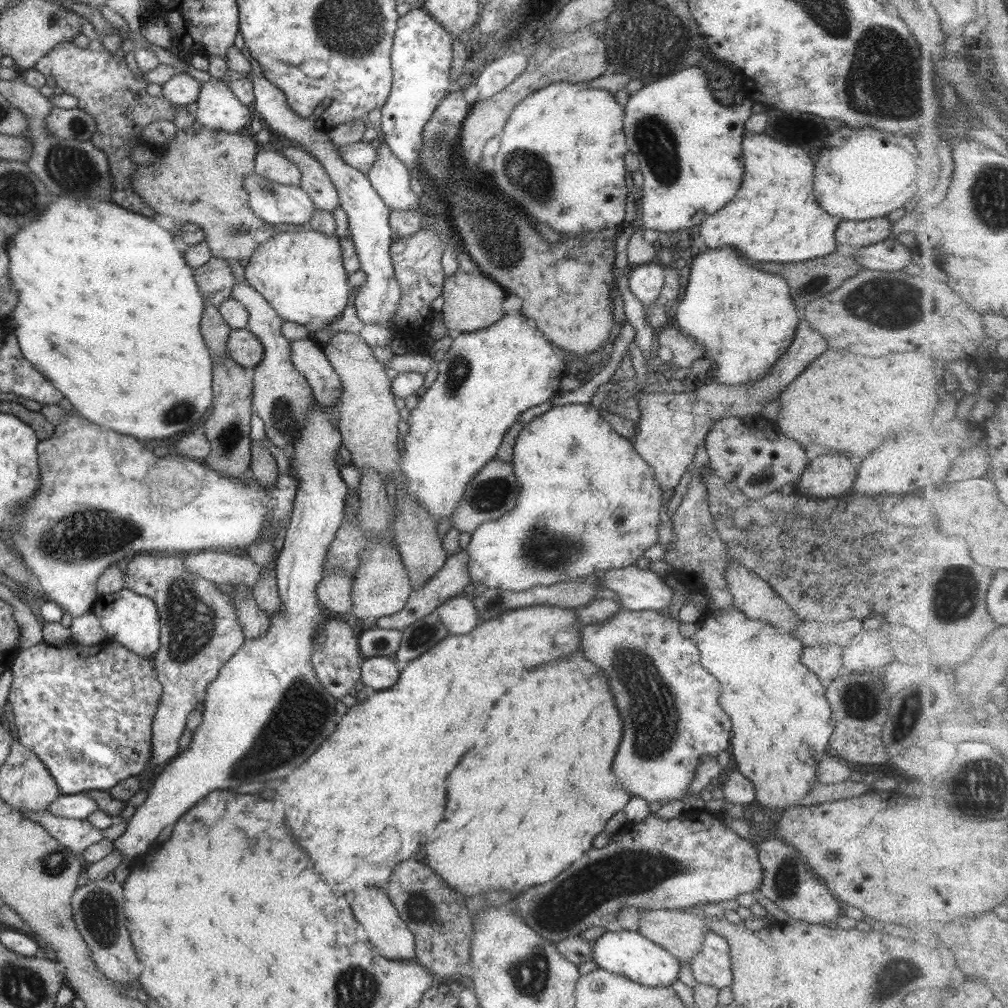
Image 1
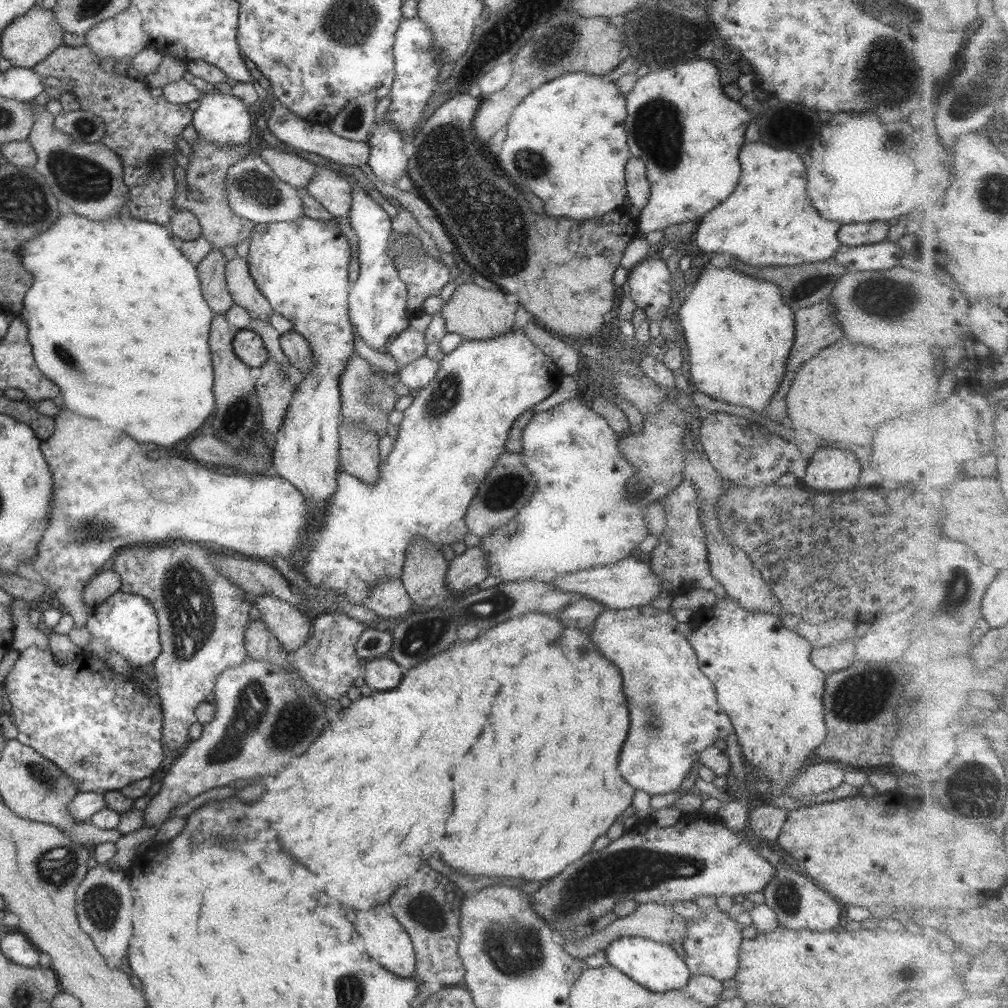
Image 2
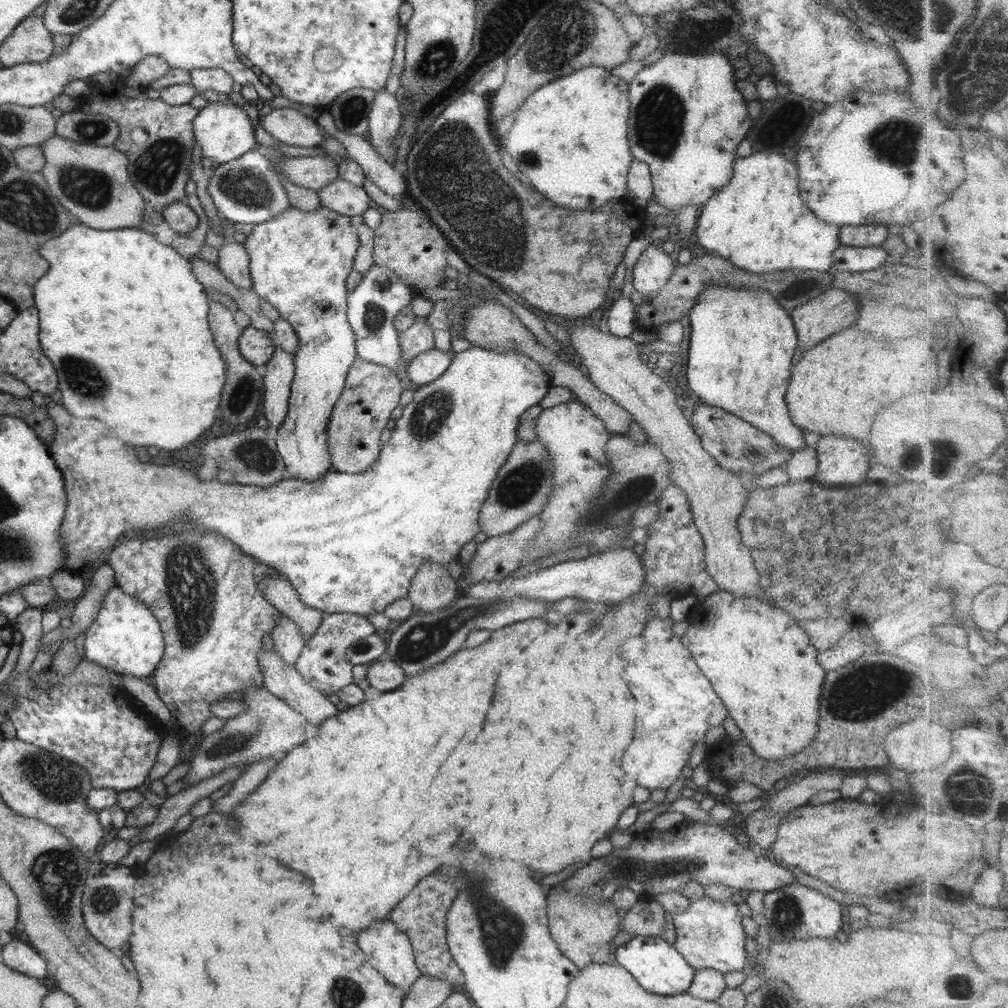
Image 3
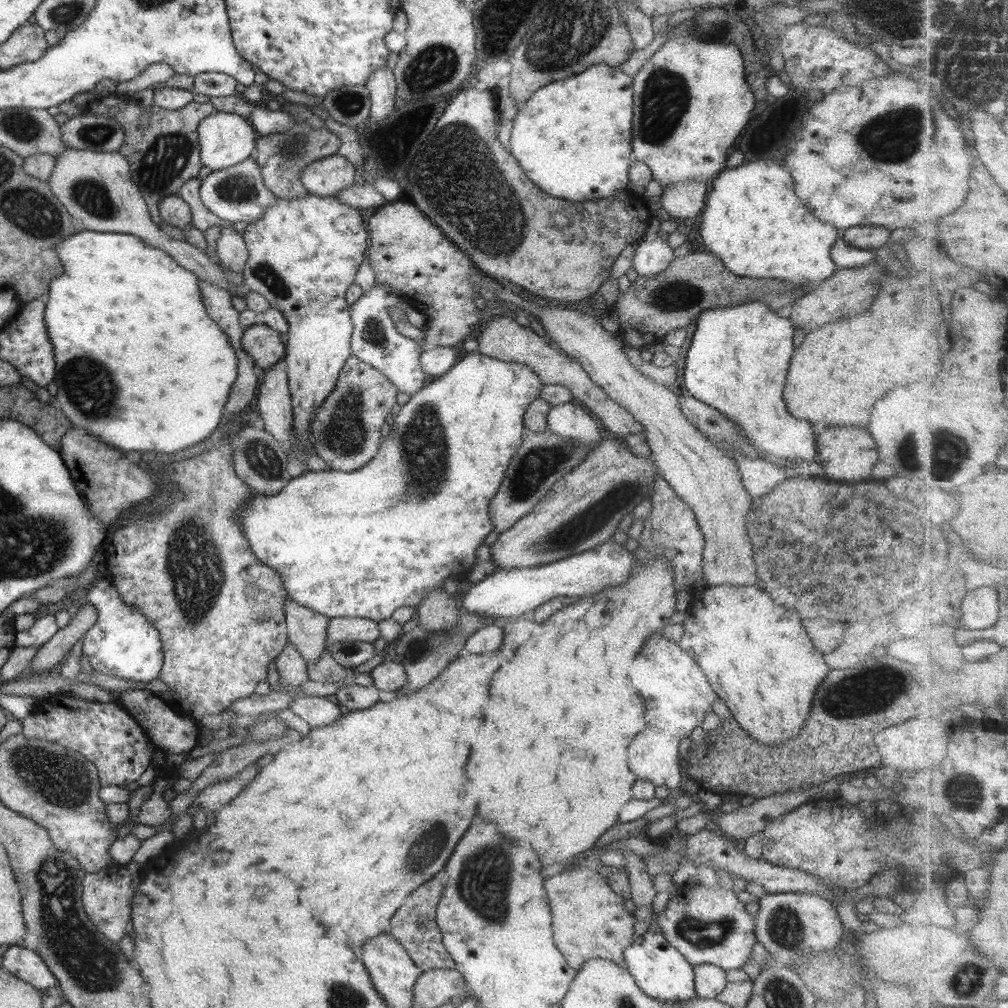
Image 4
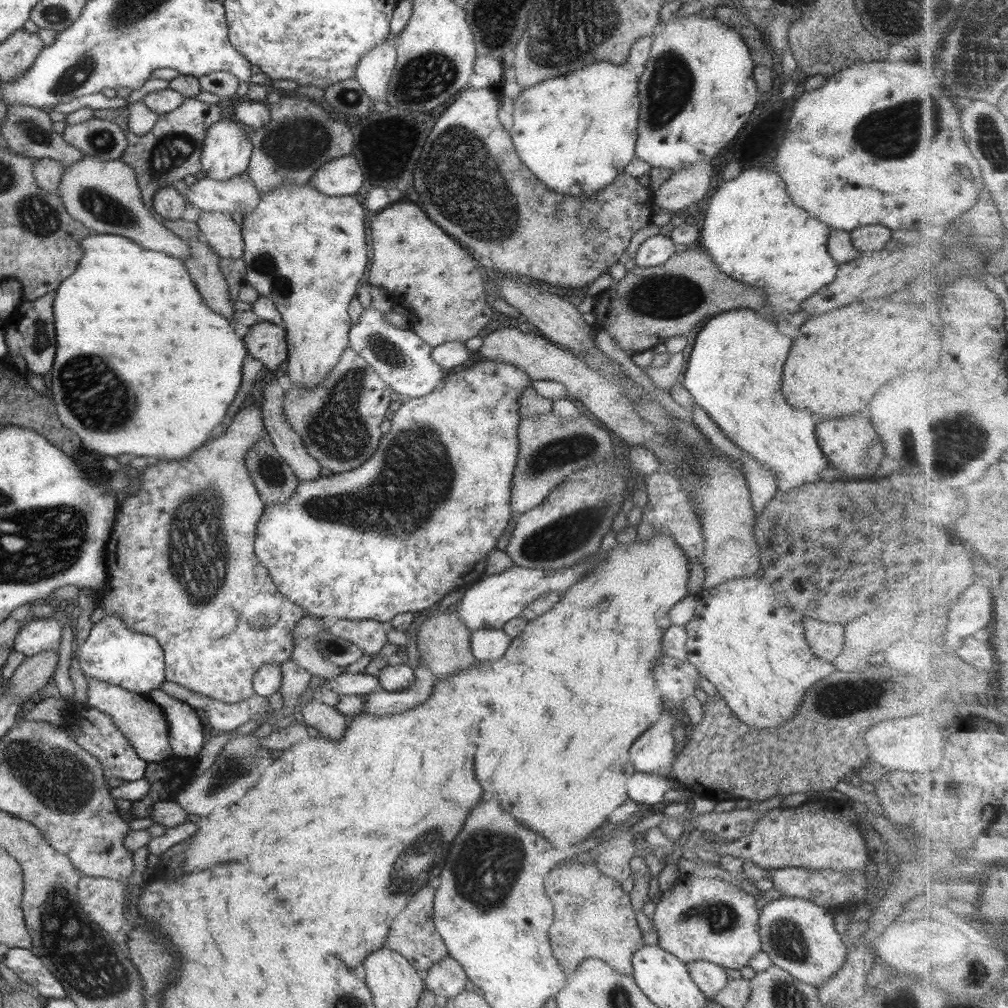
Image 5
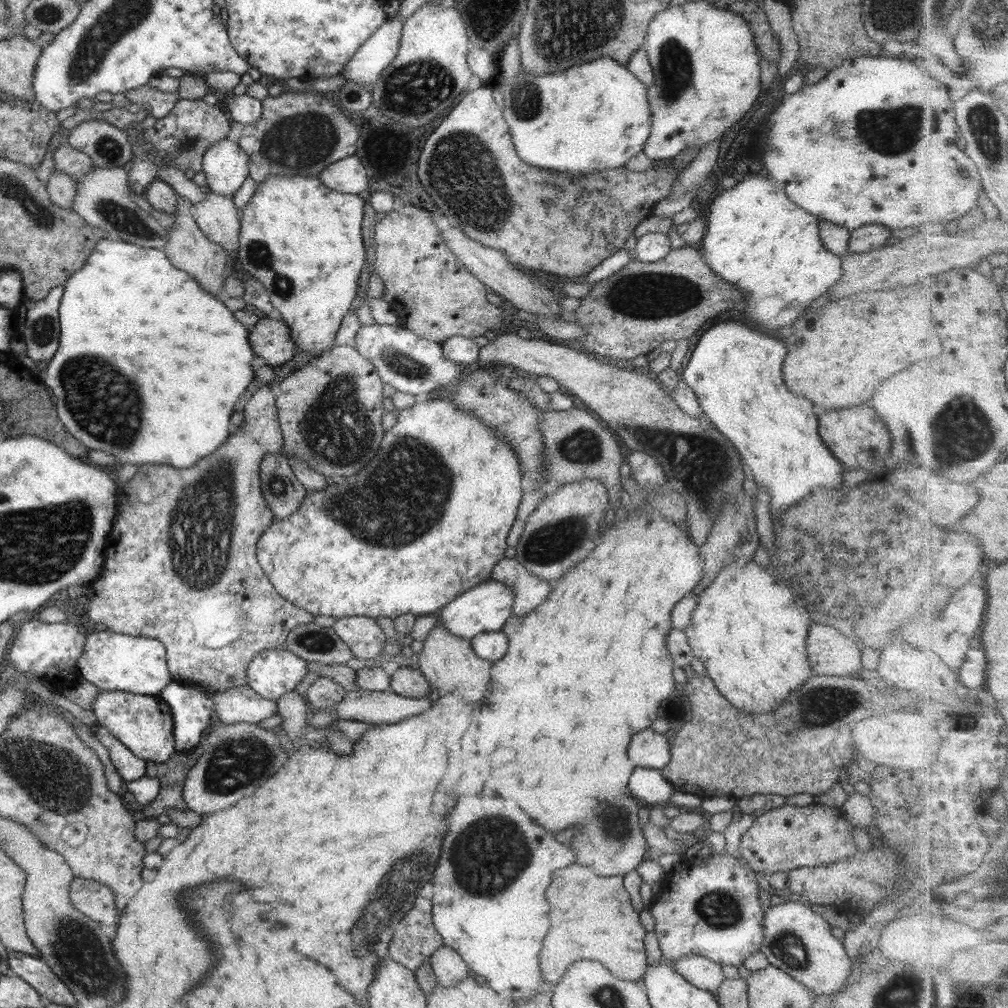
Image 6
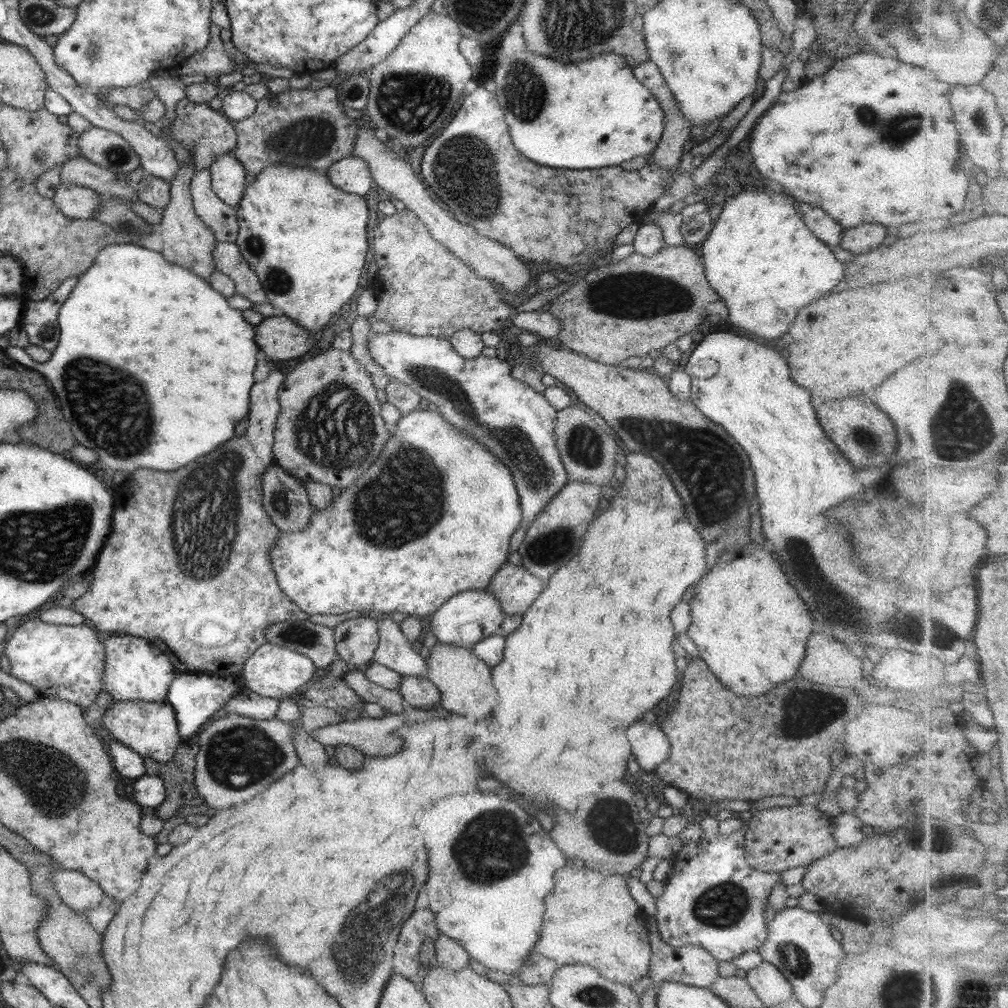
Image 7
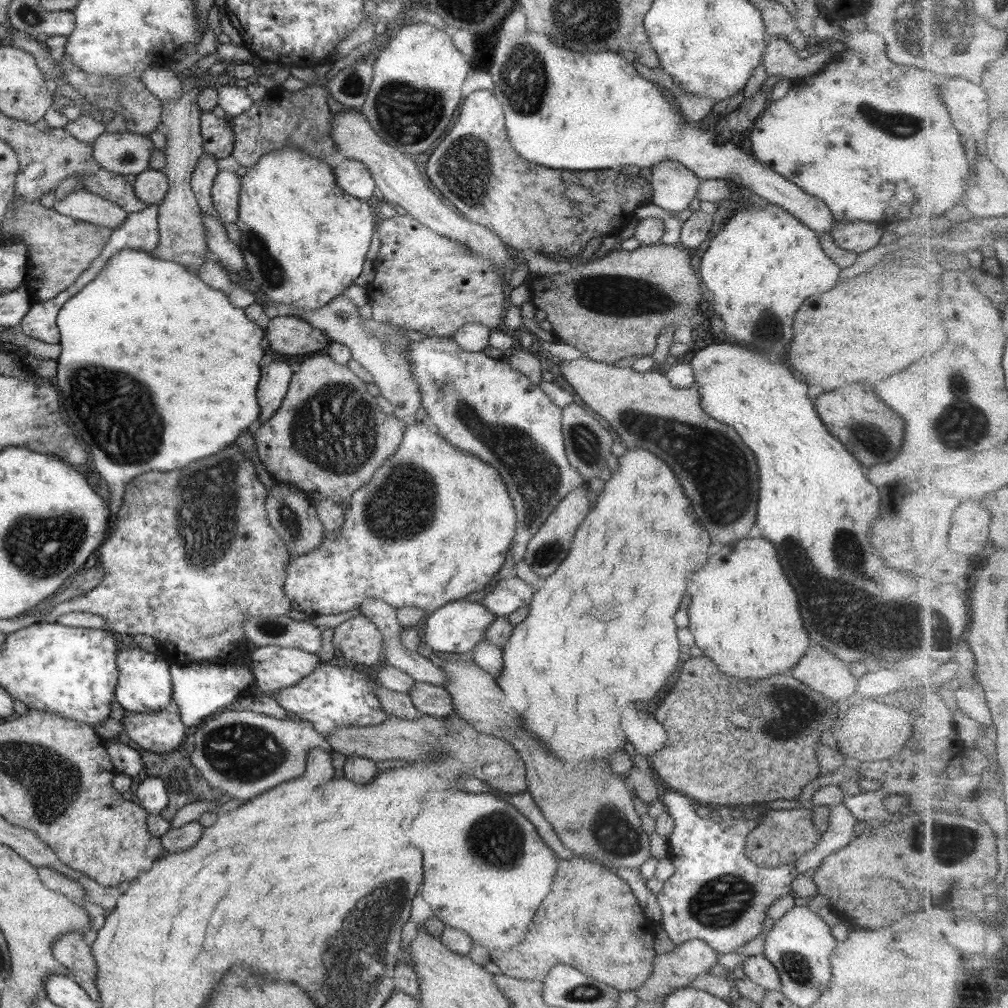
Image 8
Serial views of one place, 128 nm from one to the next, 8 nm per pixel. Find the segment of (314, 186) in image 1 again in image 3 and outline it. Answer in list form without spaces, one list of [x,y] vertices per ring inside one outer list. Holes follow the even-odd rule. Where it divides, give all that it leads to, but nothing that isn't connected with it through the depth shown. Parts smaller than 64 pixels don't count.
[[[337,177],[317,192],[320,204],[341,216],[361,216],[371,206],[362,187]]]

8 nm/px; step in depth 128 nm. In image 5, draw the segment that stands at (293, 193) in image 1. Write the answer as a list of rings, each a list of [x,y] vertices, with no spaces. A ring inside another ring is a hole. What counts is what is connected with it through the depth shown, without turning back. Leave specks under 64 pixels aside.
[[[247,170],[227,180],[213,180],[205,176],[189,186],[178,180],[174,182],[174,189],[201,211],[229,216],[237,211],[243,217],[254,210],[262,195],[247,176]]]

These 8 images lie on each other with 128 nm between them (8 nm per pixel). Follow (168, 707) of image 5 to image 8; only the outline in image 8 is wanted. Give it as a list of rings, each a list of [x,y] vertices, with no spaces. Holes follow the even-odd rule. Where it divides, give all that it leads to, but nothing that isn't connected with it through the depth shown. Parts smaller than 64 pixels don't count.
[[[245,657],[238,660],[229,660],[229,664],[221,660],[208,659],[203,662],[189,662],[171,664],[171,699],[177,705],[180,721],[187,728],[198,726],[203,720],[215,713],[215,710],[231,704],[242,692],[250,689],[253,684],[253,675],[250,673]]]

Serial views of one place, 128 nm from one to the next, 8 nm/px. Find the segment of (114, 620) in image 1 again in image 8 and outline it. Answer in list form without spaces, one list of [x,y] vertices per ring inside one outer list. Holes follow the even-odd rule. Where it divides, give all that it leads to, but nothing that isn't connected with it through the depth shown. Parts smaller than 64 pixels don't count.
[[[119,644],[115,651],[117,682],[114,689],[114,702],[129,713],[148,713],[164,709],[171,701],[171,665],[157,655],[145,652],[139,647],[128,648]]]

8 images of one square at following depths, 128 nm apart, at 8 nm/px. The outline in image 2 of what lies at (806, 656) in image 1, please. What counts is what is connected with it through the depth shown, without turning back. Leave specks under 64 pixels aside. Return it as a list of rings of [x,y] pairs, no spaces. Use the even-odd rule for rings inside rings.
[[[854,640],[834,642],[829,646],[812,649],[809,655],[811,664],[829,676],[832,672],[837,672],[847,668],[854,660]]]

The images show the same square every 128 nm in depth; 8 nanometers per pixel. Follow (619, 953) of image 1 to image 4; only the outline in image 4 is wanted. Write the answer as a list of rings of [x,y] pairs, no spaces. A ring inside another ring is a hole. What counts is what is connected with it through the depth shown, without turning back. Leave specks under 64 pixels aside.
[[[655,920],[642,935],[635,937],[633,942],[625,947],[622,952],[627,972],[634,978],[635,984],[651,998],[664,1001],[682,1001],[694,997],[694,972],[693,967],[677,952],[661,934]]]

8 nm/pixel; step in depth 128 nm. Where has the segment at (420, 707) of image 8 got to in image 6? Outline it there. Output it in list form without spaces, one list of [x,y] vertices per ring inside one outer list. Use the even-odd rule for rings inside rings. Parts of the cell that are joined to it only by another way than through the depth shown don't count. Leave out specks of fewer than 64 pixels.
[[[399,667],[389,679],[389,691],[403,698],[433,697],[431,686],[415,667]]]

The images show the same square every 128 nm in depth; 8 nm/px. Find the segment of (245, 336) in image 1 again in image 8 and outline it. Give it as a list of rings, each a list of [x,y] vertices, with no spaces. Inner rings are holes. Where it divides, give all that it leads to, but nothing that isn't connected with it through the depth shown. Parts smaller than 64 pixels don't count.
[[[283,313],[268,320],[264,336],[273,352],[286,357],[313,354],[331,342],[309,323]]]

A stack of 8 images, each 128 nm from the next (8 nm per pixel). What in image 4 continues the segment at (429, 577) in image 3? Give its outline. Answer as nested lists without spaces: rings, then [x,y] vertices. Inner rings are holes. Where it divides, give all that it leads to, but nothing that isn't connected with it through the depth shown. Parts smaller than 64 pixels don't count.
[[[435,588],[431,592],[425,594],[425,598],[421,599],[415,606],[417,612],[418,626],[423,632],[429,633],[453,633],[453,626],[457,624],[458,607],[455,605],[455,600],[450,594],[446,594],[443,588]]]

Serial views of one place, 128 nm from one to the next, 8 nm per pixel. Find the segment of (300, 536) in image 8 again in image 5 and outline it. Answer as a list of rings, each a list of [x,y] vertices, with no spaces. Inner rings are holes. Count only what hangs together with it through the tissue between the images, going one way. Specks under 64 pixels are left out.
[[[268,436],[264,439],[257,439],[254,445],[245,451],[244,465],[249,473],[253,486],[256,488],[260,501],[264,505],[282,503],[293,492],[298,481],[292,468],[288,464],[285,464],[285,461],[274,449]]]

